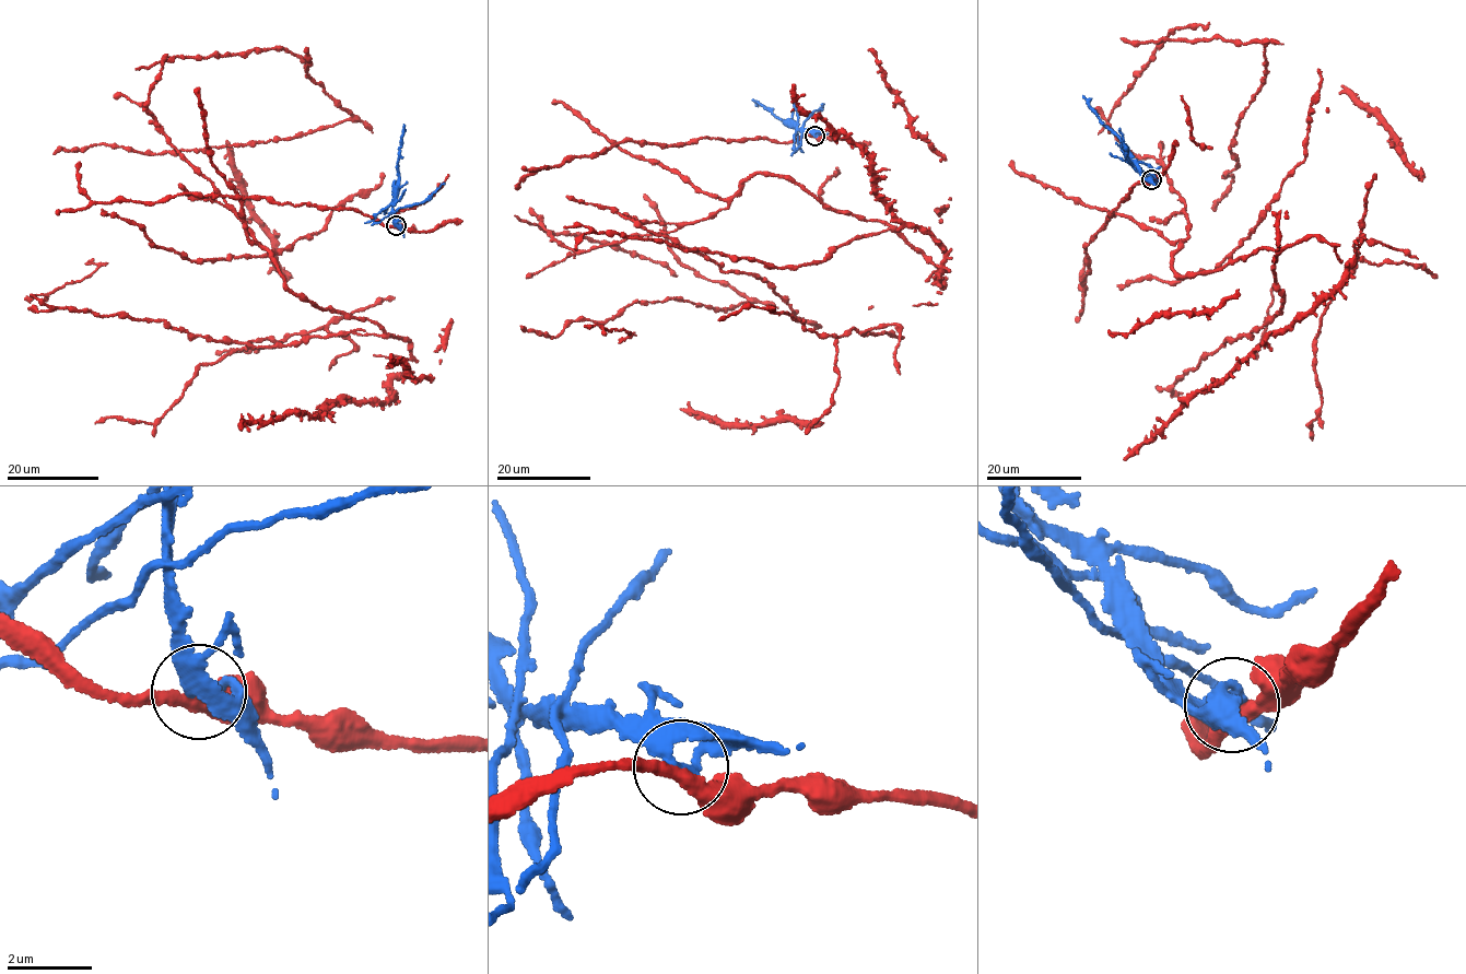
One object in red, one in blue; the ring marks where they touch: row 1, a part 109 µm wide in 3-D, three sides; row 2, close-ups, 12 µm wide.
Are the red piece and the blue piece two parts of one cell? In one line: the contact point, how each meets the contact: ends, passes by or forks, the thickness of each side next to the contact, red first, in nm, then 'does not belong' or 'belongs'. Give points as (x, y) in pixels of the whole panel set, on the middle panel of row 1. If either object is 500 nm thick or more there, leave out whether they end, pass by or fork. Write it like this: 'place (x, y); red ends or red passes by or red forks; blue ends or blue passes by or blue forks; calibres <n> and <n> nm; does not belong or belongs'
place (814, 136); red passes by; blue ends; calibres 340 and 360 nm; does not belong

